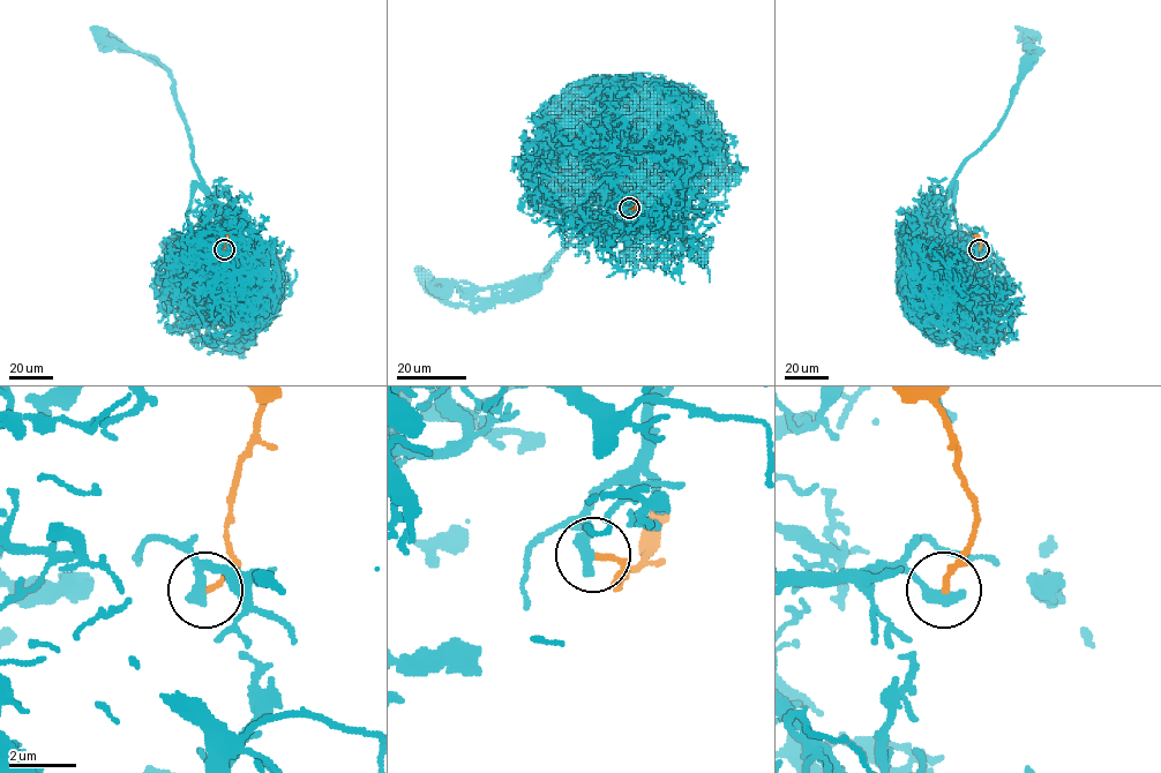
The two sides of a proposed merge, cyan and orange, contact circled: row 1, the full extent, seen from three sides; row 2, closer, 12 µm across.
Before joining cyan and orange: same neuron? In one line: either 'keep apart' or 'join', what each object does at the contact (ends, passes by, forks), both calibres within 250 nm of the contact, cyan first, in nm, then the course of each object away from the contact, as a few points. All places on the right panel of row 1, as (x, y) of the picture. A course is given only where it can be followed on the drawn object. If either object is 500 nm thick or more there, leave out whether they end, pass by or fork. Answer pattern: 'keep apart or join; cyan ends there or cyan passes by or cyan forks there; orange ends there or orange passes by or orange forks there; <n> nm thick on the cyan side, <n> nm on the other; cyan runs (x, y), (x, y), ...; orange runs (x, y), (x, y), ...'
keep apart; cyan ends there; orange ends there; 420 nm thick on the cyan side, 180 nm on the other; cyan runs (979, 248), (958, 248), (951, 239), (946, 188), (997, 127), (1031, 38), (1040, 43); orange runs (979, 249), (980, 240), (973, 235)

